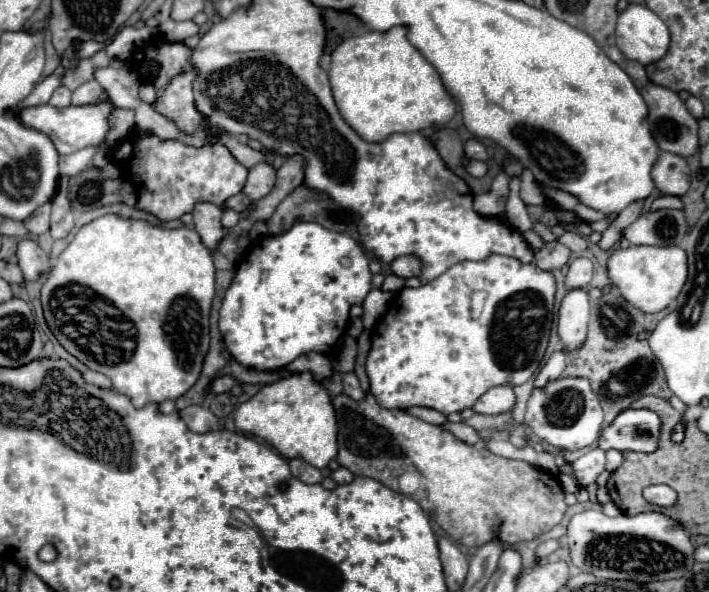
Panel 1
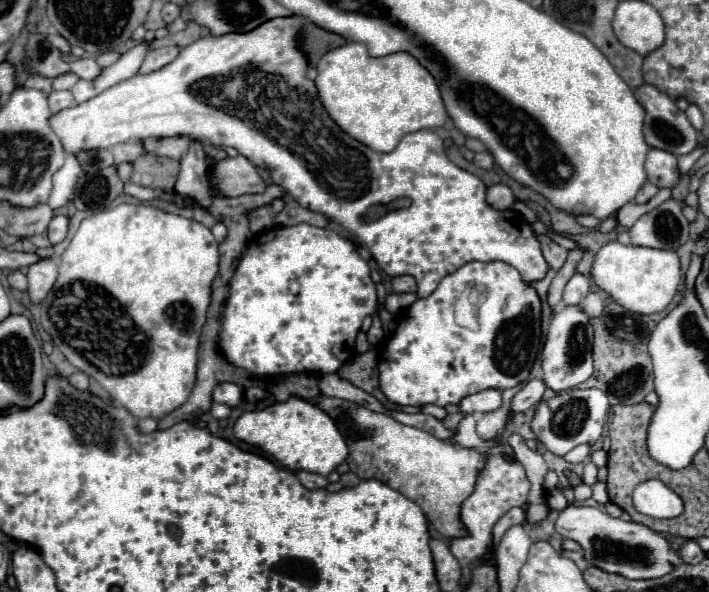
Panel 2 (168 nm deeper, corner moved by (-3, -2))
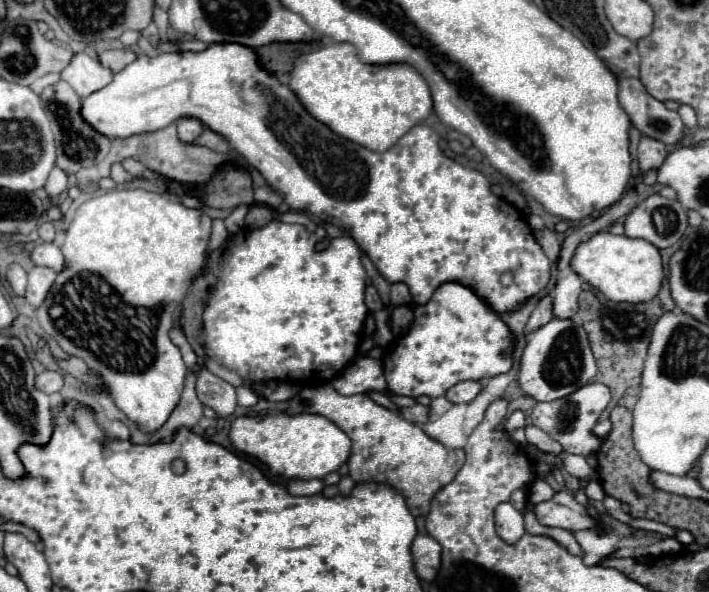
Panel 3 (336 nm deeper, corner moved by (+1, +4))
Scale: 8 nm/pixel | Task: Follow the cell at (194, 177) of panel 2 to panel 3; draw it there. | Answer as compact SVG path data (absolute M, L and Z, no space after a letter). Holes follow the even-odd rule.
M184 117L184 119L178 119L176 123L178 123L178 137L184 143L192 143L204 131L202 121L198 121L194 117Z

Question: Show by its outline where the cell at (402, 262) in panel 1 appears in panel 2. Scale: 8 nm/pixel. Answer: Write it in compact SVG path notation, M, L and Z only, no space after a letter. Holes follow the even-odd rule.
M398 275L392 279L392 289L394 293L406 293L406 291L416 291L416 279L412 275Z

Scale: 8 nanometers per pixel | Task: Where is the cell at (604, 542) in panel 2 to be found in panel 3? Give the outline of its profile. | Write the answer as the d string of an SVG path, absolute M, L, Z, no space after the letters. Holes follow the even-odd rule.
M568 491L556 493L550 501L536 503L532 511L538 523L546 527L562 527L568 531L594 527L594 521L588 517L586 509Z

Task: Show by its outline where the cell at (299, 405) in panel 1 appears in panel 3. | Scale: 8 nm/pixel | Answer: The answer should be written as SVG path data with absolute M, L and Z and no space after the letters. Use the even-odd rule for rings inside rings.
M278 413L278 415L260 415L260 417L238 417L230 429L230 441L236 451L242 451L242 453L262 461L264 465L270 467L272 475L278 475L282 479L302 479L302 481L324 479L328 473L338 471L340 465L346 463L348 455L350 455L350 437L322 415L290 417L286 413Z

